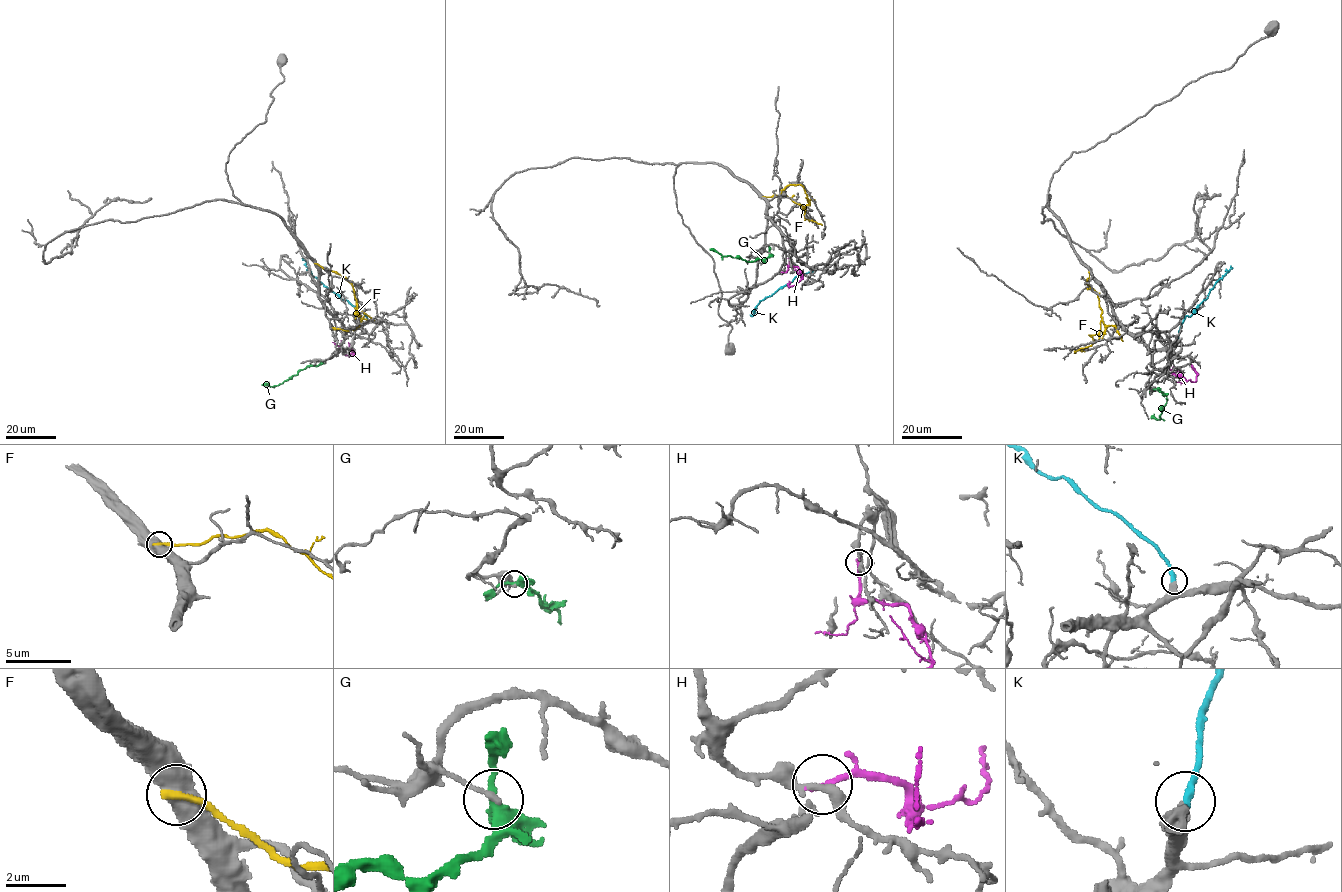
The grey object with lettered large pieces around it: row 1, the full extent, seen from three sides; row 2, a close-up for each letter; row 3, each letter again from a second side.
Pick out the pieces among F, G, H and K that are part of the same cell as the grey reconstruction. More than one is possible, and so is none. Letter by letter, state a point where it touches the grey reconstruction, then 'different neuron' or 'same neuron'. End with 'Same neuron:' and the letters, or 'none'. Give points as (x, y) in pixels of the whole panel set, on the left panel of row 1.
F: meets grey at (315, 263); different neuron
G: meets grey at (321, 361); different neuron
H: meets grey at (341, 345); different neuron
K: meets grey at (367, 320); same neuron
Same neuron: K

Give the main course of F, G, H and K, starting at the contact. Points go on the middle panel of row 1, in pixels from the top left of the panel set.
F: (763, 197), (785, 194), (802, 207), (809, 205), (805, 191), (799, 184), (787, 185), (780, 194)
G: (769, 252), (763, 259), (748, 262), (721, 256), (710, 249)
H: (789, 259), (788, 266), (797, 266), (802, 276), (792, 286), (789, 286), (789, 281)
K: (815, 270), (797, 276), (761, 300), (753, 314), (750, 314)

